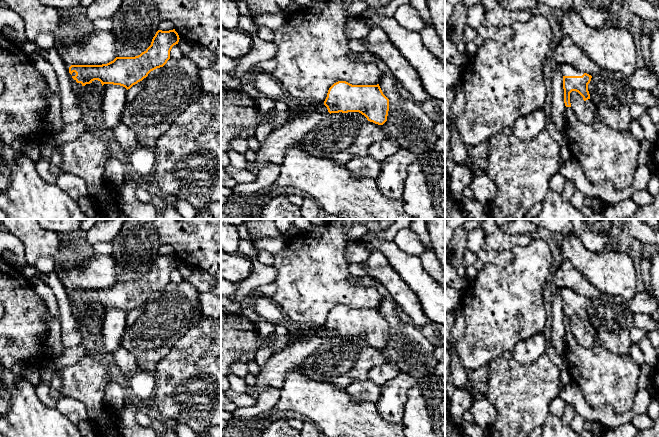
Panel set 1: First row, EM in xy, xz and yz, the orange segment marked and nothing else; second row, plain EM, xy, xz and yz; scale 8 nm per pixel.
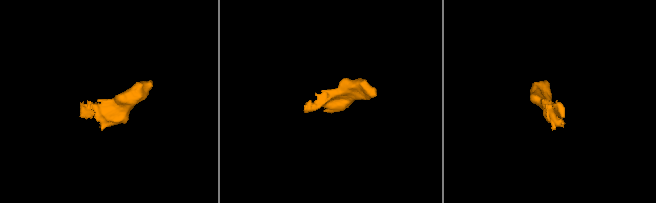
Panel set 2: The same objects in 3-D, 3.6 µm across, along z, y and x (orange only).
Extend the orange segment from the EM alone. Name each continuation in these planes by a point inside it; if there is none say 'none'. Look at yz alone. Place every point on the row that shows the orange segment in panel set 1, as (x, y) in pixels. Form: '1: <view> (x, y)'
1: yz (566, 70)

